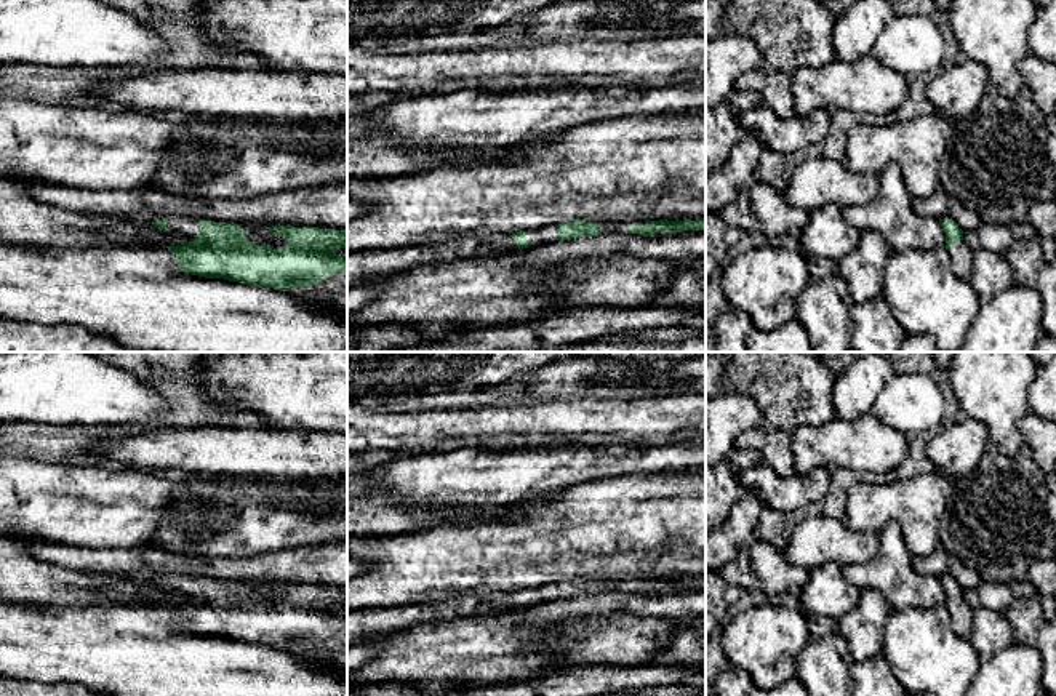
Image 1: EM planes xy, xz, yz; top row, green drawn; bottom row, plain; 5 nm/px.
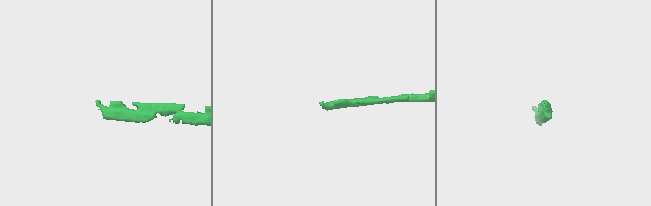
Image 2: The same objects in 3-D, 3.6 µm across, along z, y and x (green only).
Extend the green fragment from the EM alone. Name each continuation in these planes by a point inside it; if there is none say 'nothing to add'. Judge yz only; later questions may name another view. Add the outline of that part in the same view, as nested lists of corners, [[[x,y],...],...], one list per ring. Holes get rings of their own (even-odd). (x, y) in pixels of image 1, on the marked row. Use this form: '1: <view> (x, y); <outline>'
1: yz (960, 256); [[[960,240],[952,250],[949,250],[950,267],[954,274],[963,280],[968,280],[973,267],[973,248]]]

